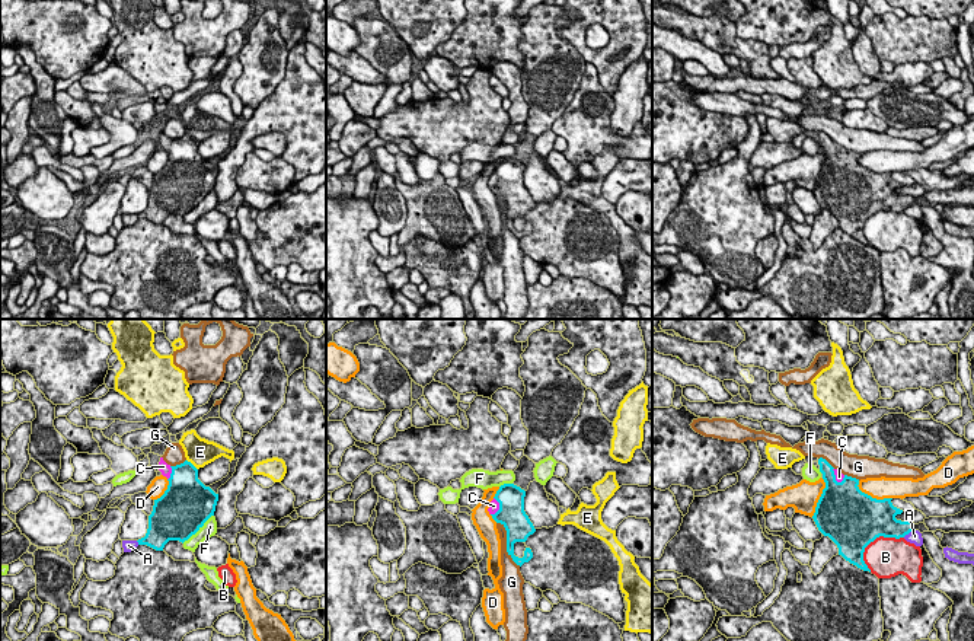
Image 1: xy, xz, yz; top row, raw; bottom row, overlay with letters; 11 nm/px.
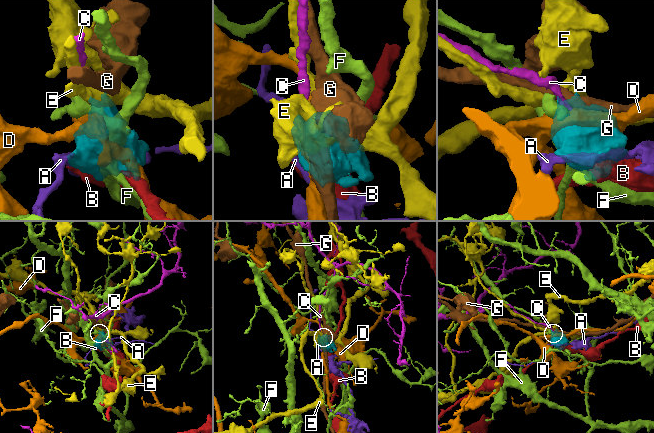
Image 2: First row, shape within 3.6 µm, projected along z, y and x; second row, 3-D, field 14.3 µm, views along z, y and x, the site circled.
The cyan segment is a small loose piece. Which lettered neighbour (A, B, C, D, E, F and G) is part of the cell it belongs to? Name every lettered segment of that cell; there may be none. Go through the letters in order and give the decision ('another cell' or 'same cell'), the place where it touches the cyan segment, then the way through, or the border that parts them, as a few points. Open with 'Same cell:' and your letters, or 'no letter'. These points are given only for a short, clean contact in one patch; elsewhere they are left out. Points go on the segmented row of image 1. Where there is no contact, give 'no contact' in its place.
Same cell: C
A: another cell; meets cyan in yz at (907, 533)
B: another cell; meets cyan in yz at (872, 541)
C: same cell; meets cyan in xz at (500, 507); runs through xz (511, 513), (500, 507), (494, 506)
D: another cell; meets cyan in yz at (871, 497)
E: another cell; meets cyan in xy at (192, 465); border along xy (187, 459), (197, 469)
F: another cell; meets cyan in xy at (197, 531)
G: another cell; meets cyan in xz at (507, 544)

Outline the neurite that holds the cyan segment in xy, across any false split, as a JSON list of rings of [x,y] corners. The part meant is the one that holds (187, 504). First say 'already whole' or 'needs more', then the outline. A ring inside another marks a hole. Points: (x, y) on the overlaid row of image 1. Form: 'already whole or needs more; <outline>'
needs more; [[[160,457],[159,471],[167,478],[169,485],[165,494],[154,500],[153,511],[149,516],[147,533],[137,542],[138,545],[147,545],[156,551],[163,551],[169,540],[179,540],[182,543],[188,540],[211,516],[214,516],[218,494],[198,479],[198,469],[188,460],[170,466]]]

